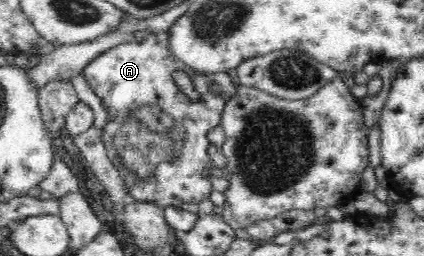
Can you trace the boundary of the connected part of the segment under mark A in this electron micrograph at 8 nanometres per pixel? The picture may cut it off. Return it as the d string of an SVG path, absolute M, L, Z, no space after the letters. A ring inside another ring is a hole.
M146 32L146 39L141 43L136 40L129 41L100 53L84 67L82 74L108 111L108 124L102 128L102 139L109 144L111 155L120 166L120 175L130 189L131 200L158 203L161 207L180 207L183 202L198 204L213 191L210 181L212 175L208 174L209 167L213 164L208 156L210 141L206 136L212 128L221 124L226 102L236 93L237 83L232 73L193 72L190 74L191 81L201 98L192 103L174 80L174 72L188 70L188 67L170 52L168 38L168 32ZM210 84L220 86L222 94L212 92Z

